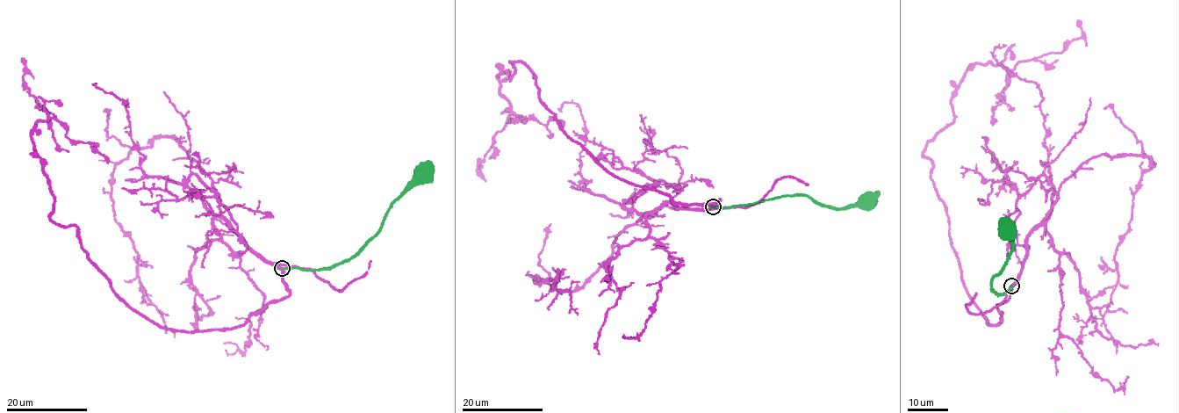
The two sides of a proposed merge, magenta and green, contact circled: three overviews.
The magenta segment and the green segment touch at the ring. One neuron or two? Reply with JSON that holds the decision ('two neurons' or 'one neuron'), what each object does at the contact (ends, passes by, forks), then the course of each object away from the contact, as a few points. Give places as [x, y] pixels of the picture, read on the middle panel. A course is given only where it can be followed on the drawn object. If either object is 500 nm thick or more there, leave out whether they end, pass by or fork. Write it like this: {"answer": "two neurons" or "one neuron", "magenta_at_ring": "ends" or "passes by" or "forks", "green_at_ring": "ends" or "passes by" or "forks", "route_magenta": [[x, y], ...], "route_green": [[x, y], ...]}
{"answer": "two neurons", "magenta_at_ring": "passes by", "green_at_ring": "ends", "route_magenta": [[713, 206], [605, 170], [514, 61], [498, 79], [515, 120], [481, 164]], "route_green": [[713, 206], [749, 206], [804, 194], [835, 208], [857, 205], [868, 207], [869, 199]]}

